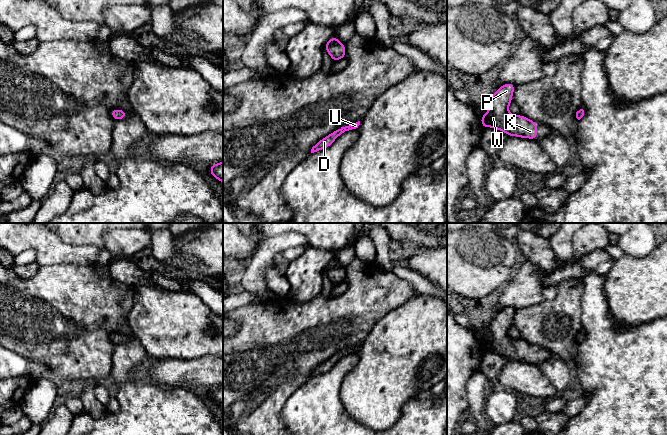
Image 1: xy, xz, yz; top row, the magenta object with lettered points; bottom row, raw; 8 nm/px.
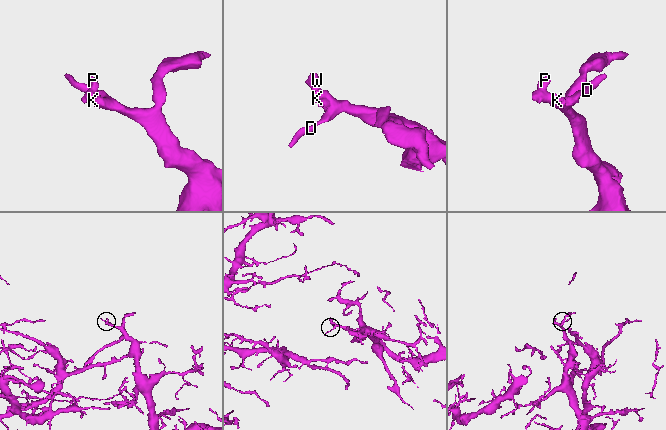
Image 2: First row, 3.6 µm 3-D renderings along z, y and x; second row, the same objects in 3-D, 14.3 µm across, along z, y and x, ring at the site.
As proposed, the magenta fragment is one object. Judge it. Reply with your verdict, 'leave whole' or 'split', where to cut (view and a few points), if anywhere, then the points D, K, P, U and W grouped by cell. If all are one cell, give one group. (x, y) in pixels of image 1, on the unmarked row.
leave whole | no cut | D K P U W

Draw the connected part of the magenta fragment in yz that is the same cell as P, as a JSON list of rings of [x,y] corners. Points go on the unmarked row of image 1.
[[[512,307],[503,308],[491,320],[489,334],[480,343],[482,351],[493,351],[508,360],[538,364],[538,347],[536,345],[532,346],[523,339],[513,340],[508,335],[515,310]]]

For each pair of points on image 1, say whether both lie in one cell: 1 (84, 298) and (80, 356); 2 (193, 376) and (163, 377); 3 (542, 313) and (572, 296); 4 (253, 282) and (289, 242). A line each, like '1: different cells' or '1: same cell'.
1: same cell
2: same cell
3: same cell
4: same cell

